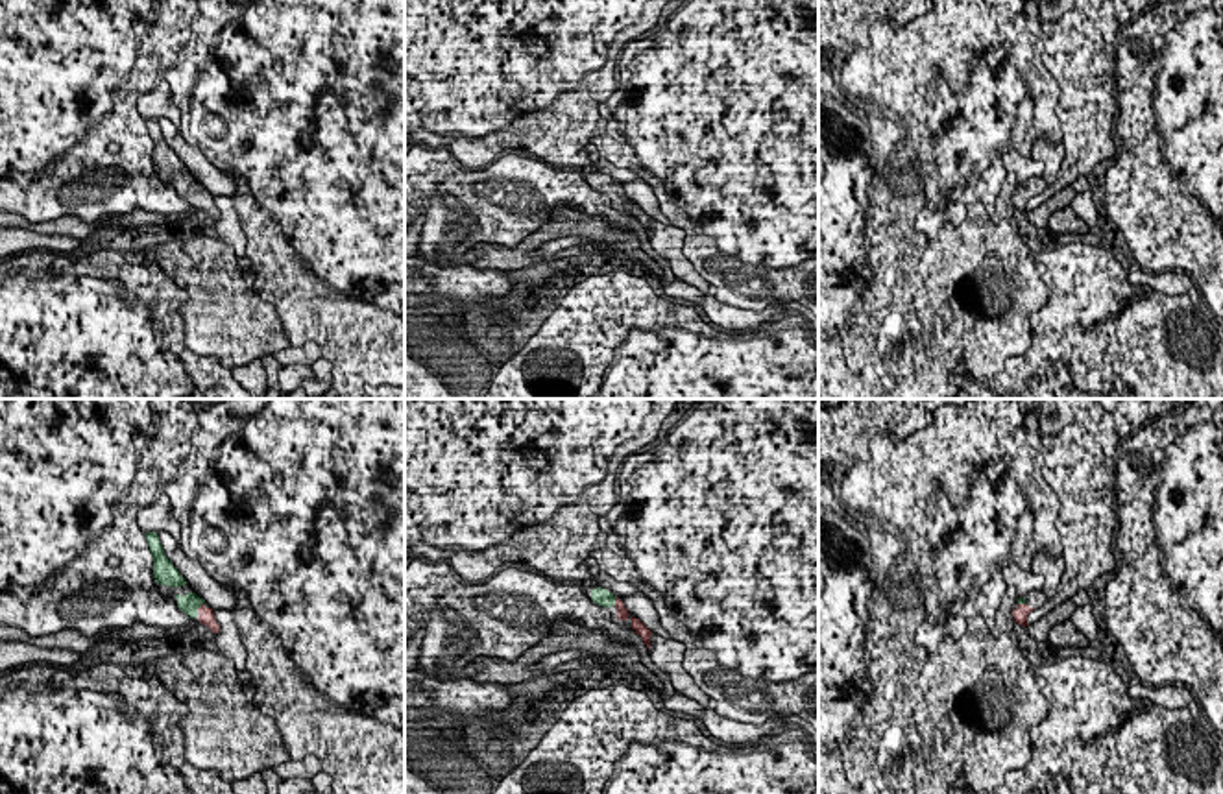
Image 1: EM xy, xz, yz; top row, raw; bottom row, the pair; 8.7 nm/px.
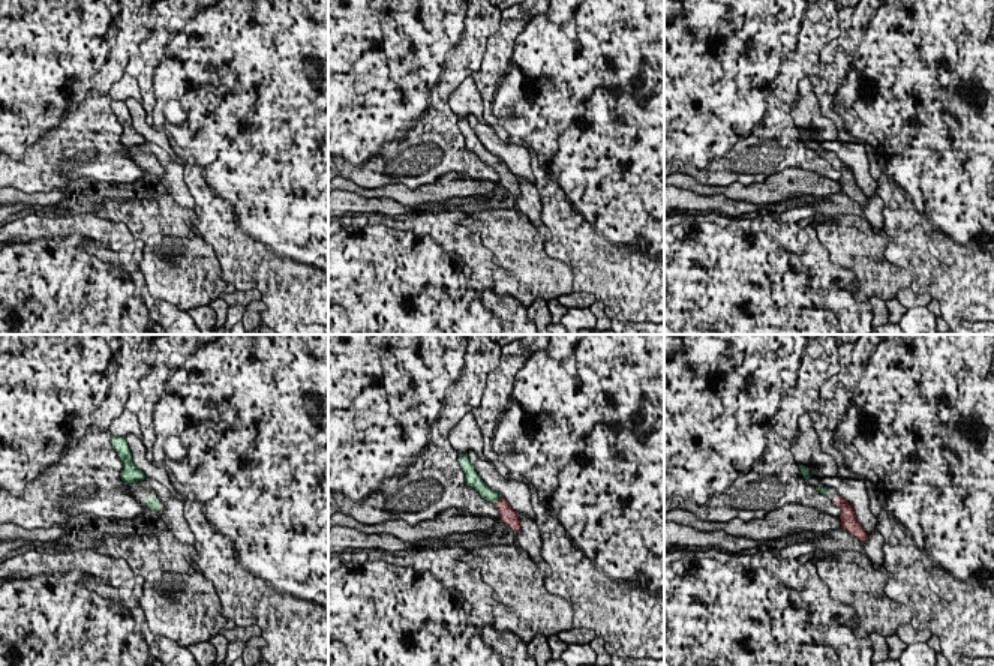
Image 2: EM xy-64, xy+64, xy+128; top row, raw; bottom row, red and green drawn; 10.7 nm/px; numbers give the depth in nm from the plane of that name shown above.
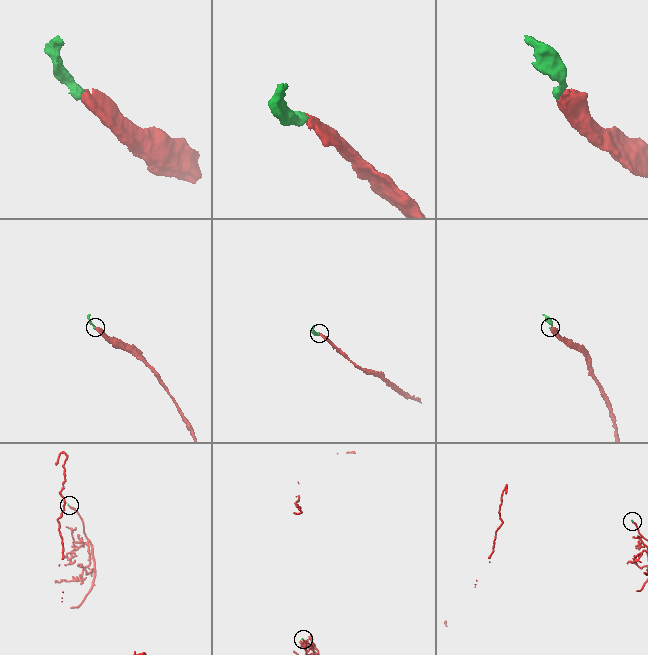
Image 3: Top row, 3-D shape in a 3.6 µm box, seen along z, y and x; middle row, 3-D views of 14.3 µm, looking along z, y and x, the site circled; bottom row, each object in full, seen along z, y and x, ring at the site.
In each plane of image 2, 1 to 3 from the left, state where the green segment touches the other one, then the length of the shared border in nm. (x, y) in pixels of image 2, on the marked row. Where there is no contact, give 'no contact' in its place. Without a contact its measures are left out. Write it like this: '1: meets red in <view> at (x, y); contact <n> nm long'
1: meets red in xy-64 at (162, 507); contact 50 nm long
2: no contact
3: no contact

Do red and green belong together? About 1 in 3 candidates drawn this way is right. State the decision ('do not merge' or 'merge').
merge

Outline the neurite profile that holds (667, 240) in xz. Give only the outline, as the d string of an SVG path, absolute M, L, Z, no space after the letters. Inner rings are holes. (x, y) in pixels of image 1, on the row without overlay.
M658 220L650 222L648 242L652 249L671 262L676 279L696 286L702 294L709 292L709 283L695 270L691 260L684 255L685 233L680 227L665 225Z

